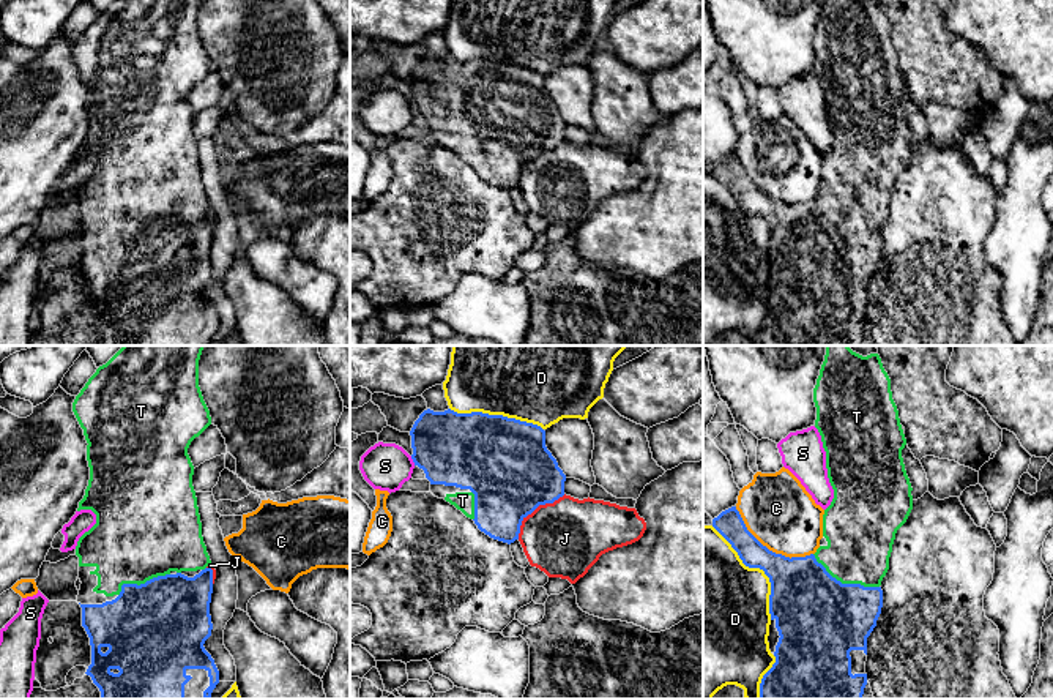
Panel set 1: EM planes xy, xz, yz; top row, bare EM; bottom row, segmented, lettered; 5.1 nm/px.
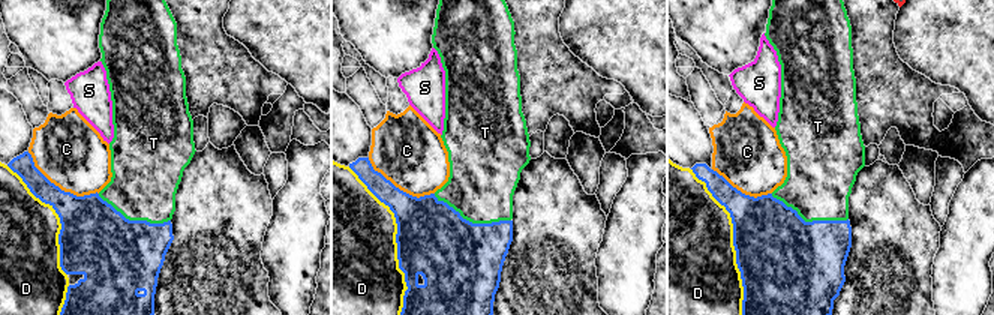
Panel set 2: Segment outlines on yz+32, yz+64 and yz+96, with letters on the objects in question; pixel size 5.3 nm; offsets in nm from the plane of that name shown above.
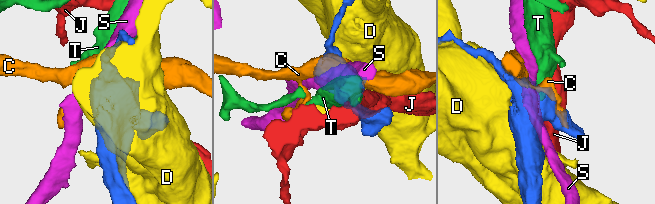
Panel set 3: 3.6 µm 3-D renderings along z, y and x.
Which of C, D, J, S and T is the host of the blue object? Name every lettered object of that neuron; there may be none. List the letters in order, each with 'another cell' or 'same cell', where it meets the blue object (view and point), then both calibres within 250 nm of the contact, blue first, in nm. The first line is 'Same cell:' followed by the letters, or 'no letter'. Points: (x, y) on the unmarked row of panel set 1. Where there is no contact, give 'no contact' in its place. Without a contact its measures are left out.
Same cell: T
C: another cell | yz (768, 196) | 300/360 nm
D: another cell | yz (759, 213) | 320/440 nm
J: another cell | xz (535, 155) | 440/380 nm
S: another cell | xz (413, 108) | 380/240 nm
T: same cell | yz (845, 231) | 440/340 nm

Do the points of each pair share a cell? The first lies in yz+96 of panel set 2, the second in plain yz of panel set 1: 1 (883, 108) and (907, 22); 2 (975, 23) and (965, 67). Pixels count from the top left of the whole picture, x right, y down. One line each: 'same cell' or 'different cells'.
1: same cell
2: different cells

